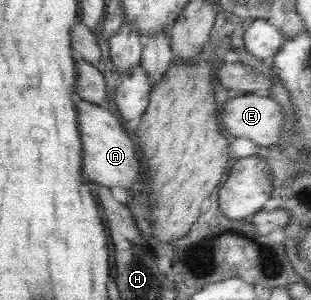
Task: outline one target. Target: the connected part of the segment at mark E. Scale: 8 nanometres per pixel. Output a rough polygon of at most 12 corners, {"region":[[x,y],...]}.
{"region":[[268,96],[230,97],[219,113],[226,136],[276,144],[283,124]]}

